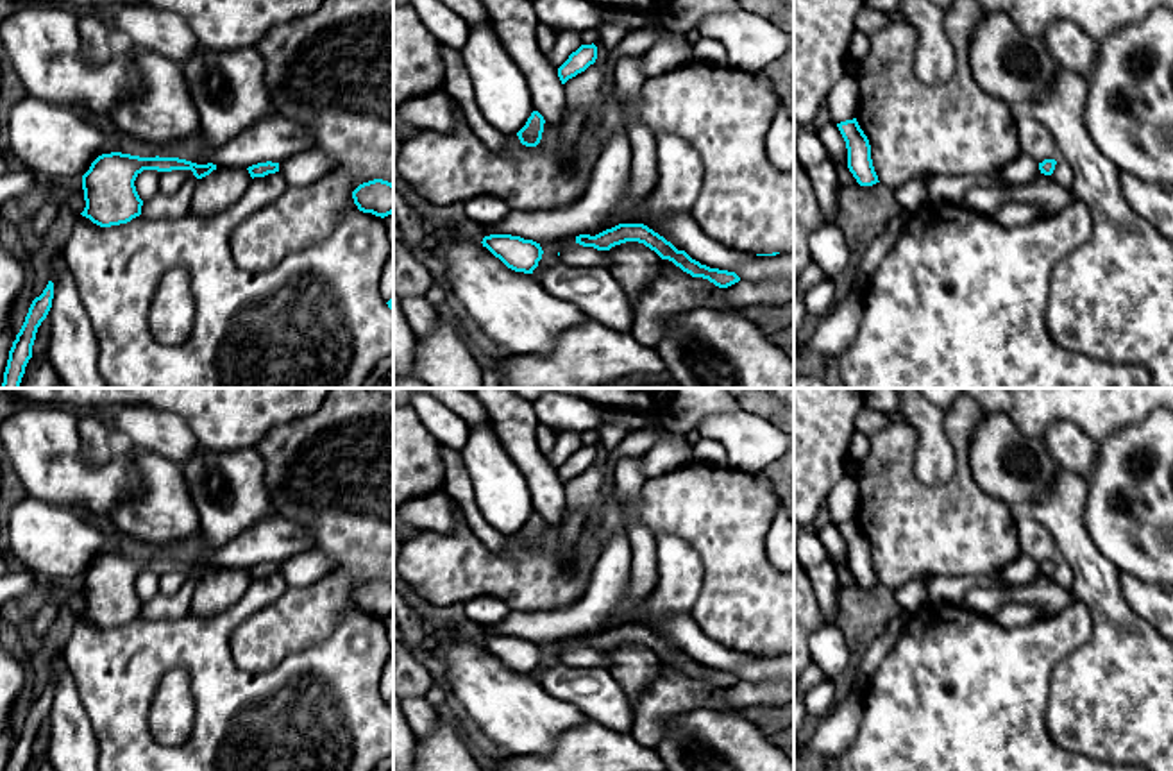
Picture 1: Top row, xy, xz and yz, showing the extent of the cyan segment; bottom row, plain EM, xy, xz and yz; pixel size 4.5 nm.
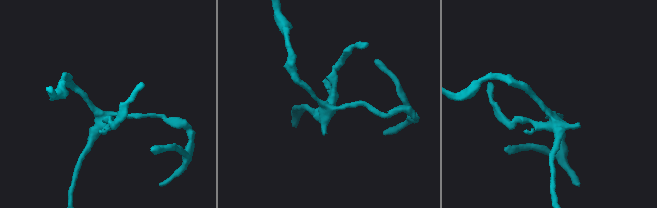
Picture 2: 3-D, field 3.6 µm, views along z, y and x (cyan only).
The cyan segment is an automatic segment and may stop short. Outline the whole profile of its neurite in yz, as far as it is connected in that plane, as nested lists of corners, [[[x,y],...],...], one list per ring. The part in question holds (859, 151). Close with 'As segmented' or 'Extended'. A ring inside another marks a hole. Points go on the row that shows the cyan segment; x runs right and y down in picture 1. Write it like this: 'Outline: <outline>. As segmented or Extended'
Outline: [[[857,118],[837,123],[848,148],[848,168],[860,186],[873,186],[878,175],[871,159],[871,145]]]. As segmented

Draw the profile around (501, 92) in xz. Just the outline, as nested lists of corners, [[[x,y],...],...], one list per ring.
[[[492,21],[470,29],[460,54],[485,120],[506,136],[517,134],[535,106],[526,75],[506,54]]]

